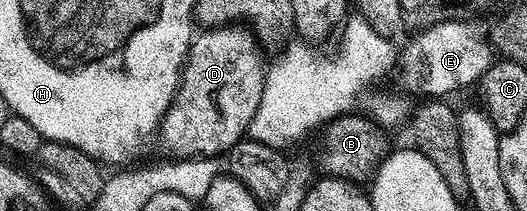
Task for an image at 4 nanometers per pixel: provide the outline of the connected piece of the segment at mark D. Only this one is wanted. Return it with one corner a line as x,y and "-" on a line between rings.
229,23
208,27
200,32
193,36
192,45
187,49
188,59
184,62
180,85
158,130
159,136
164,136
165,143
176,149
177,158
219,158
227,154
247,134
262,100
266,59
264,61
264,53
260,50
261,42
251,28
240,23

